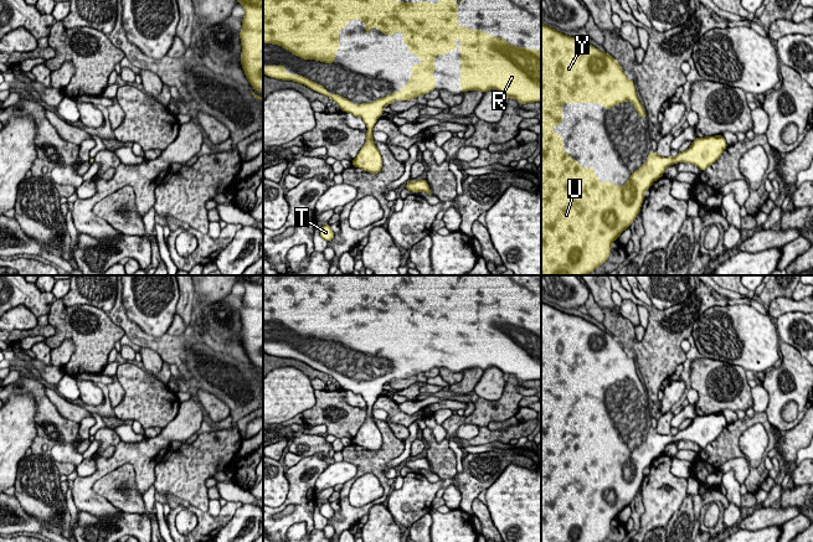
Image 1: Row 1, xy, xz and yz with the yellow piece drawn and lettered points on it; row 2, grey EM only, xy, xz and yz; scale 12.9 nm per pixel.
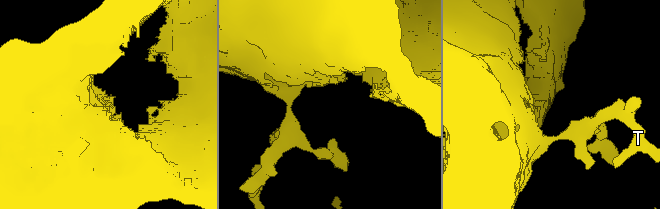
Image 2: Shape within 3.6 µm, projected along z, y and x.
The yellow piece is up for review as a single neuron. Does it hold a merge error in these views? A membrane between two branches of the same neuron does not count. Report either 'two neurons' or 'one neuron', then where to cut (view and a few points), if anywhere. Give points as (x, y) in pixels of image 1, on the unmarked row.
one neuron; cut none

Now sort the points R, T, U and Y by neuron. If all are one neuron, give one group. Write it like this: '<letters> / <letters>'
R T U Y

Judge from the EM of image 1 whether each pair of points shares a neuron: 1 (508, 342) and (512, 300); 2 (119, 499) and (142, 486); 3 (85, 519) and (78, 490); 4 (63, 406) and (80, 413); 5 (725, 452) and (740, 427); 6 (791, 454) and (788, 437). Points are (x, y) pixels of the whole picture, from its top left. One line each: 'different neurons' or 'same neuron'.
1: same neuron
2: different neurons
3: different neurons
4: same neuron
5: same neuron
6: same neuron

